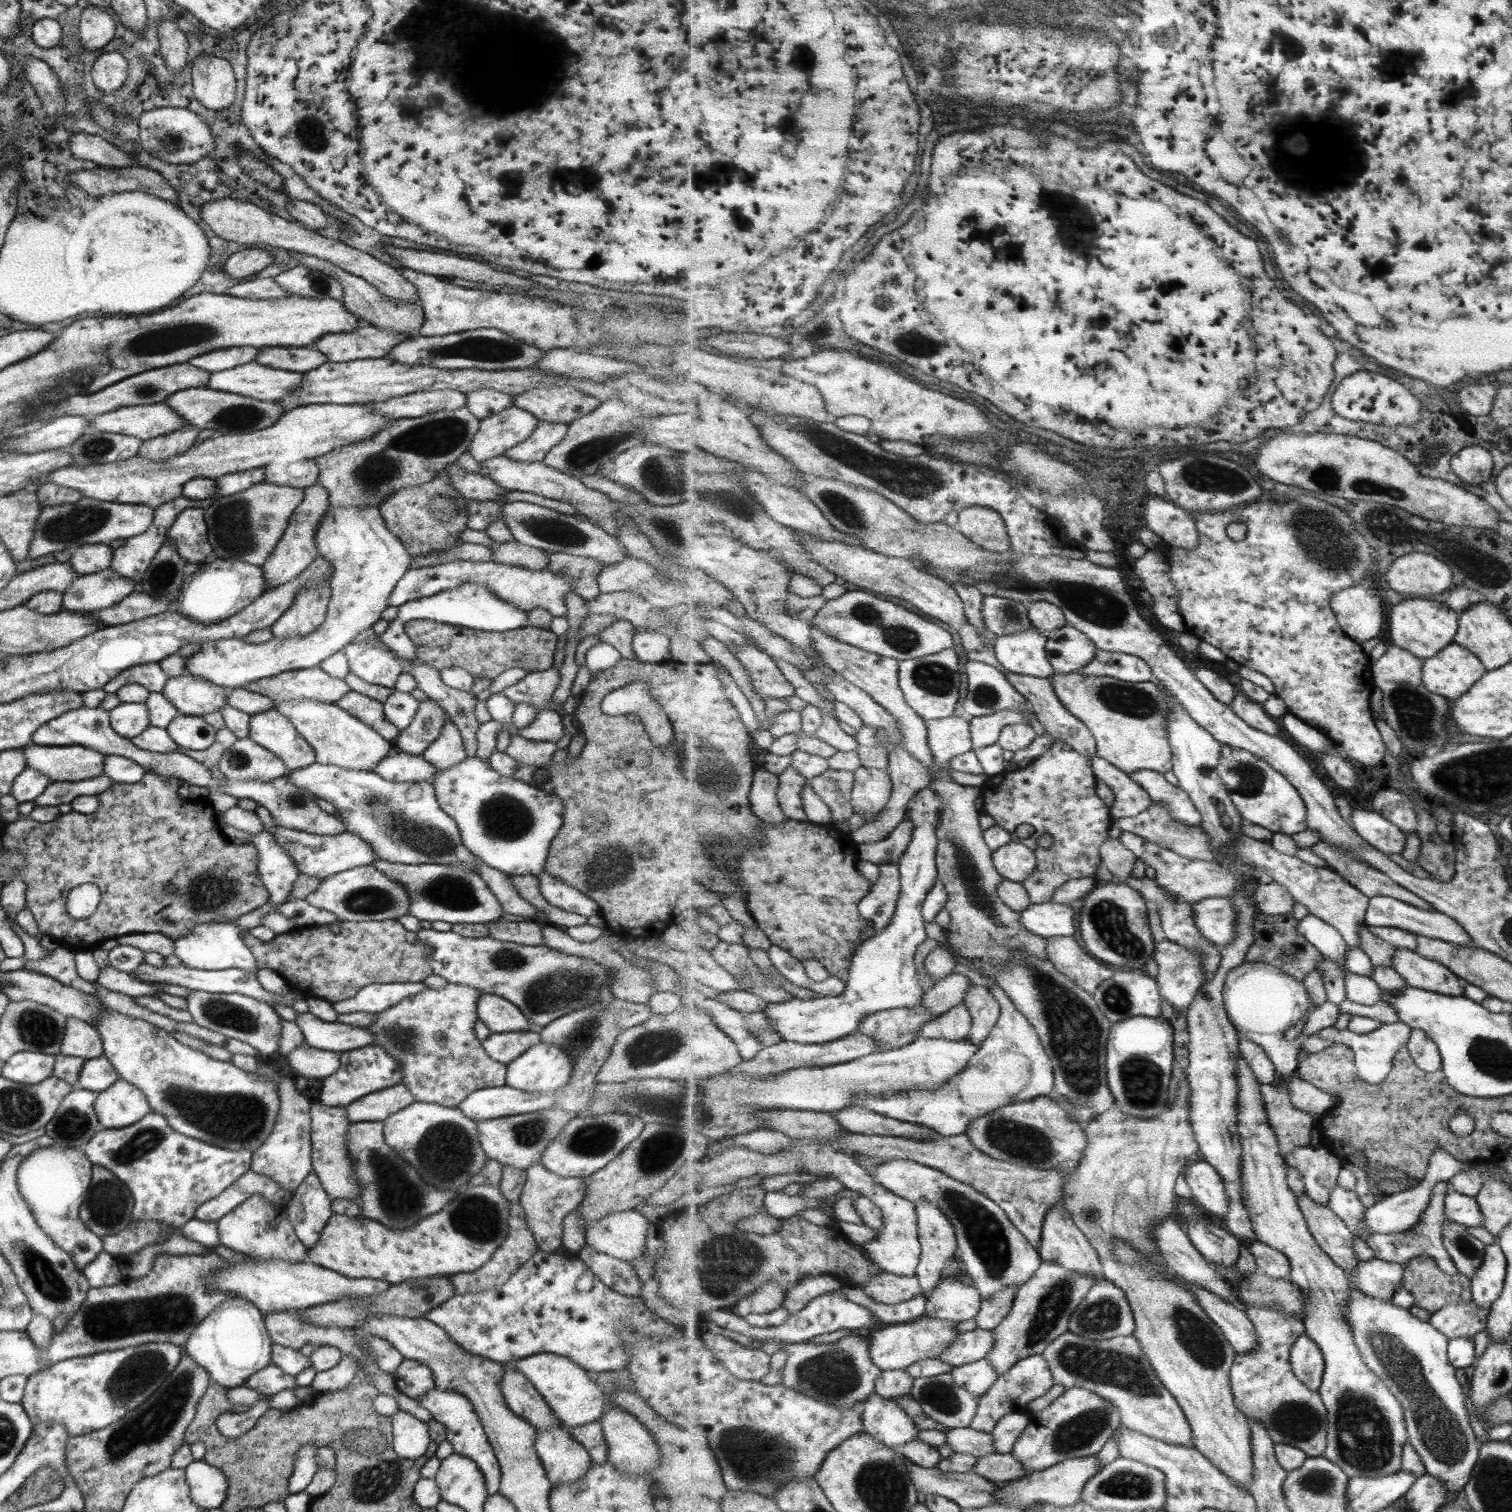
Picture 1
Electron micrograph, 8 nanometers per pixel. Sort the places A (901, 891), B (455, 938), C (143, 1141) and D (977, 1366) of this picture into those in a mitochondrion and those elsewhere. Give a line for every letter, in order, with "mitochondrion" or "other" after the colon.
A: other
B: other
C: mitochondrion
D: other

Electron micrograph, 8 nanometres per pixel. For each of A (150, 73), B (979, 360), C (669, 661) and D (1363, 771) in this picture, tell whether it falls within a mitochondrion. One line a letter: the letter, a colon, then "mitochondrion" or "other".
A: other
B: other
C: other
D: other

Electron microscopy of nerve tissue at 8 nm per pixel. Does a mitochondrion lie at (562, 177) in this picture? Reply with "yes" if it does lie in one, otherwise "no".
no

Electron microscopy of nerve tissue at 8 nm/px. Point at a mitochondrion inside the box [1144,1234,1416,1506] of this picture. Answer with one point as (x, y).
(1363, 1439)

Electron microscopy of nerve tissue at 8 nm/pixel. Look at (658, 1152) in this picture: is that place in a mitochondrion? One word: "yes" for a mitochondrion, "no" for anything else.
yes

